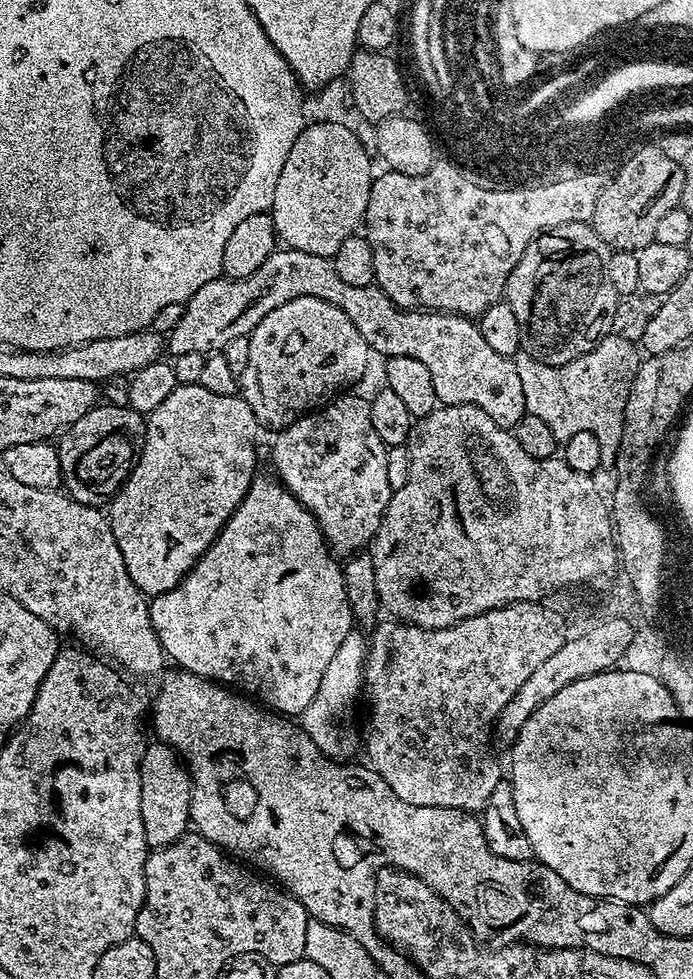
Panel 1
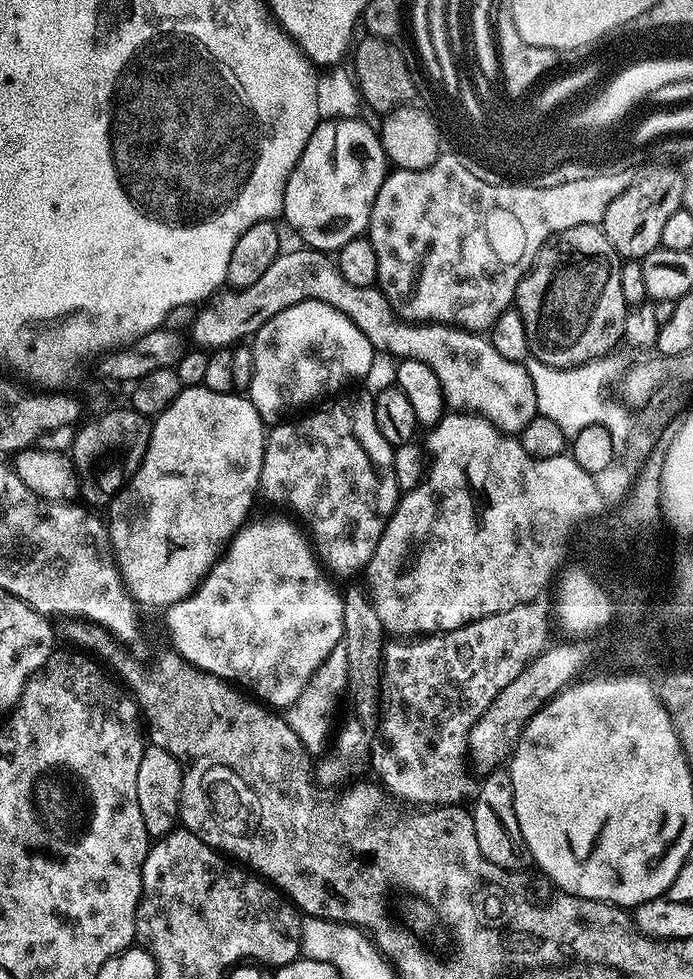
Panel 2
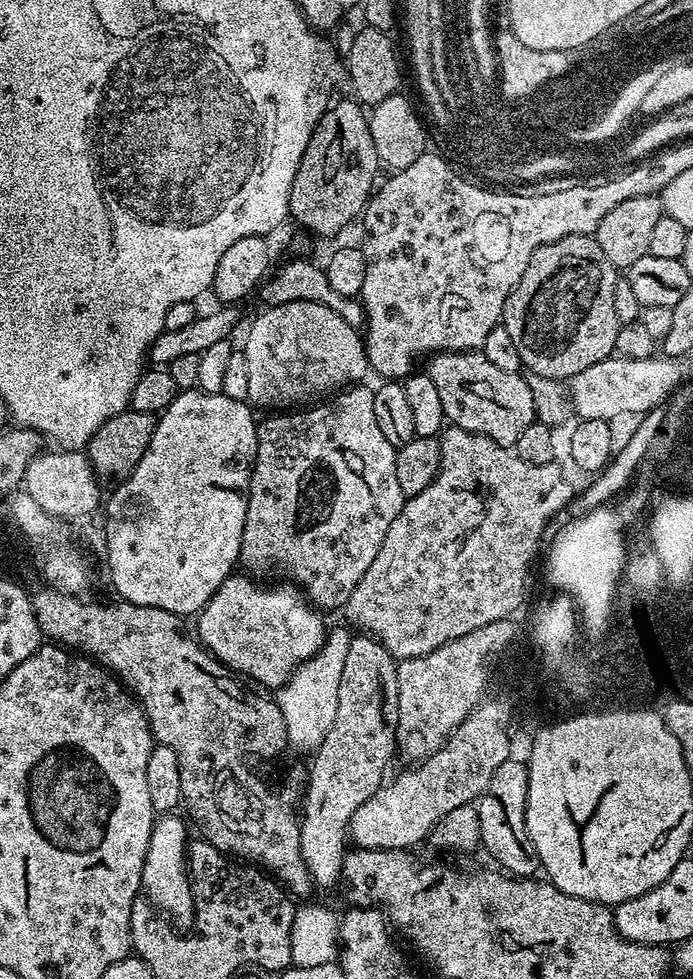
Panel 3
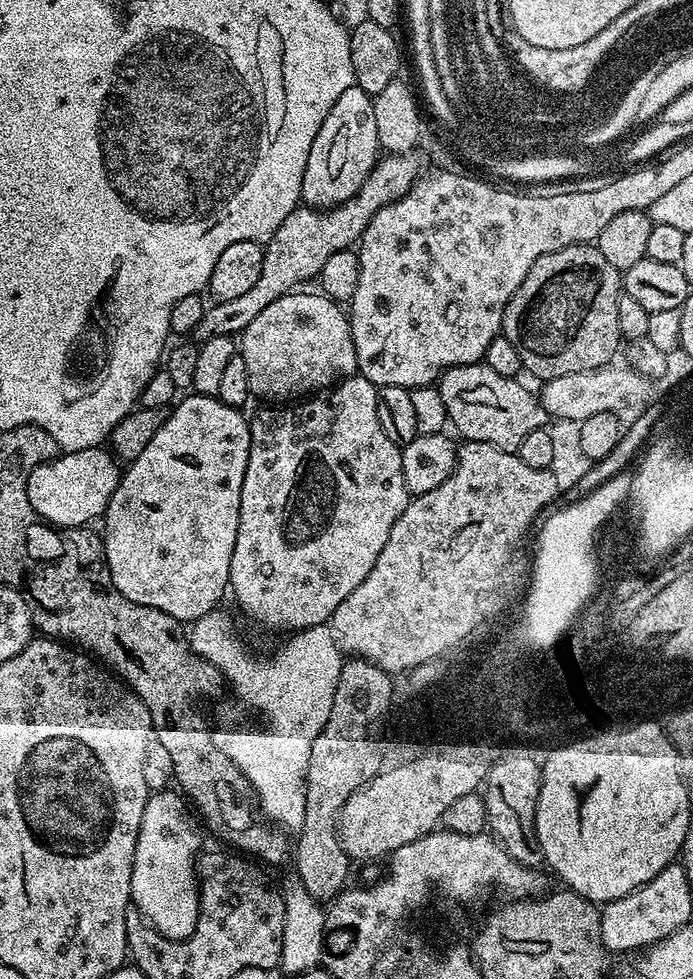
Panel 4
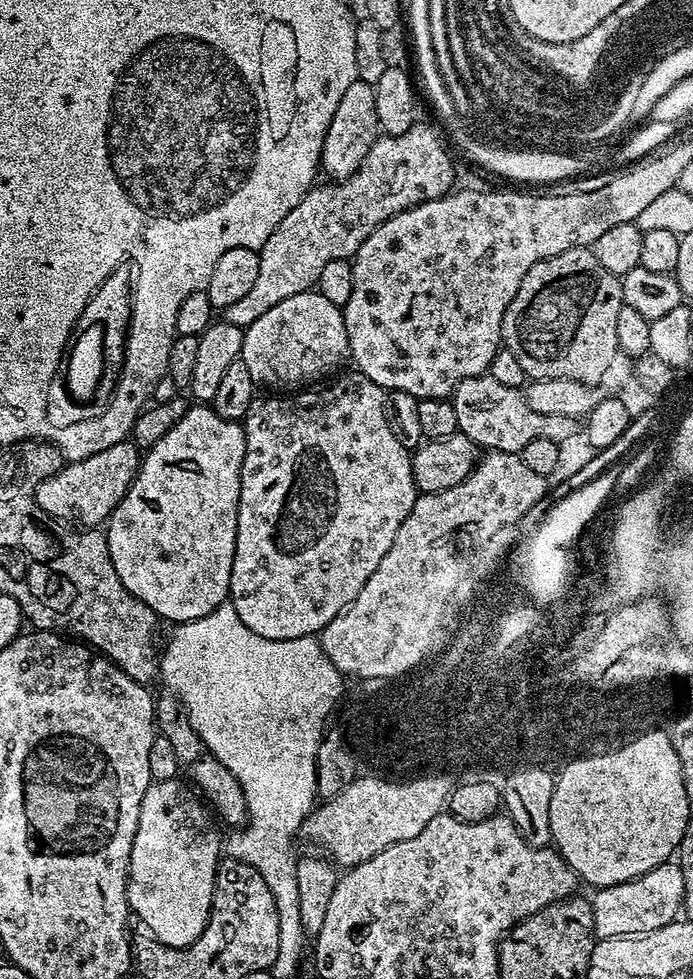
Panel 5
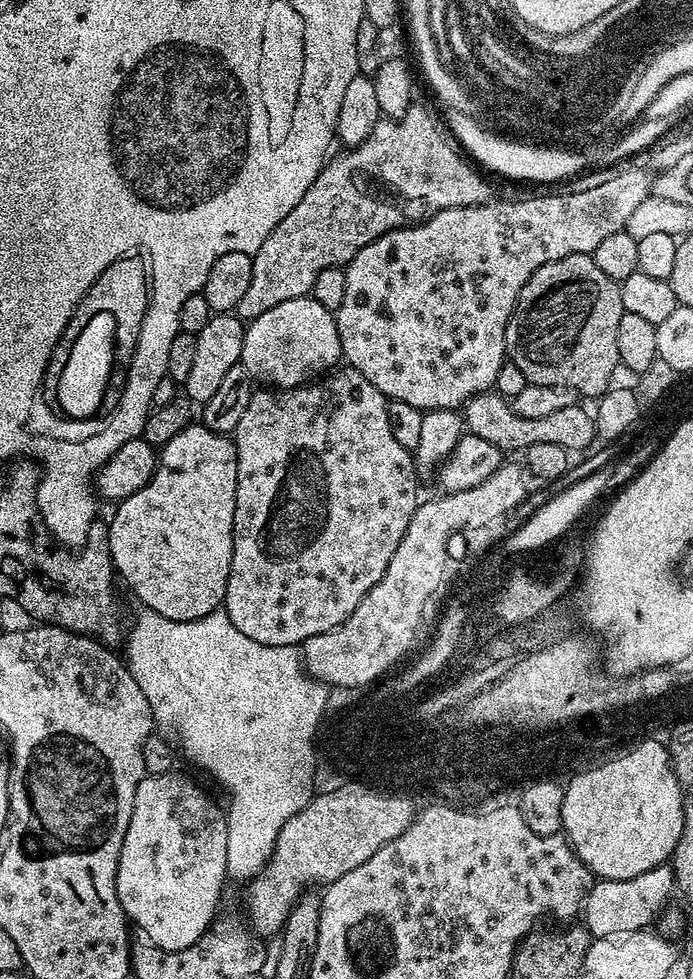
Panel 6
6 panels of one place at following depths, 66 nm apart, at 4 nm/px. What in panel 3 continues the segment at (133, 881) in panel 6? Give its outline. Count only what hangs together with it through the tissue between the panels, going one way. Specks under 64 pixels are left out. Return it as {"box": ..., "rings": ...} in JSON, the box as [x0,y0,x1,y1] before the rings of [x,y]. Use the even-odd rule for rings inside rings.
{"box":[142,814,194,925],"rings":[[[164,814],[153,823],[150,846],[146,850],[142,892],[161,913],[167,914],[177,925],[191,925],[194,920],[194,905],[187,857],[190,835],[188,836],[189,825],[181,820],[176,814]]]}

